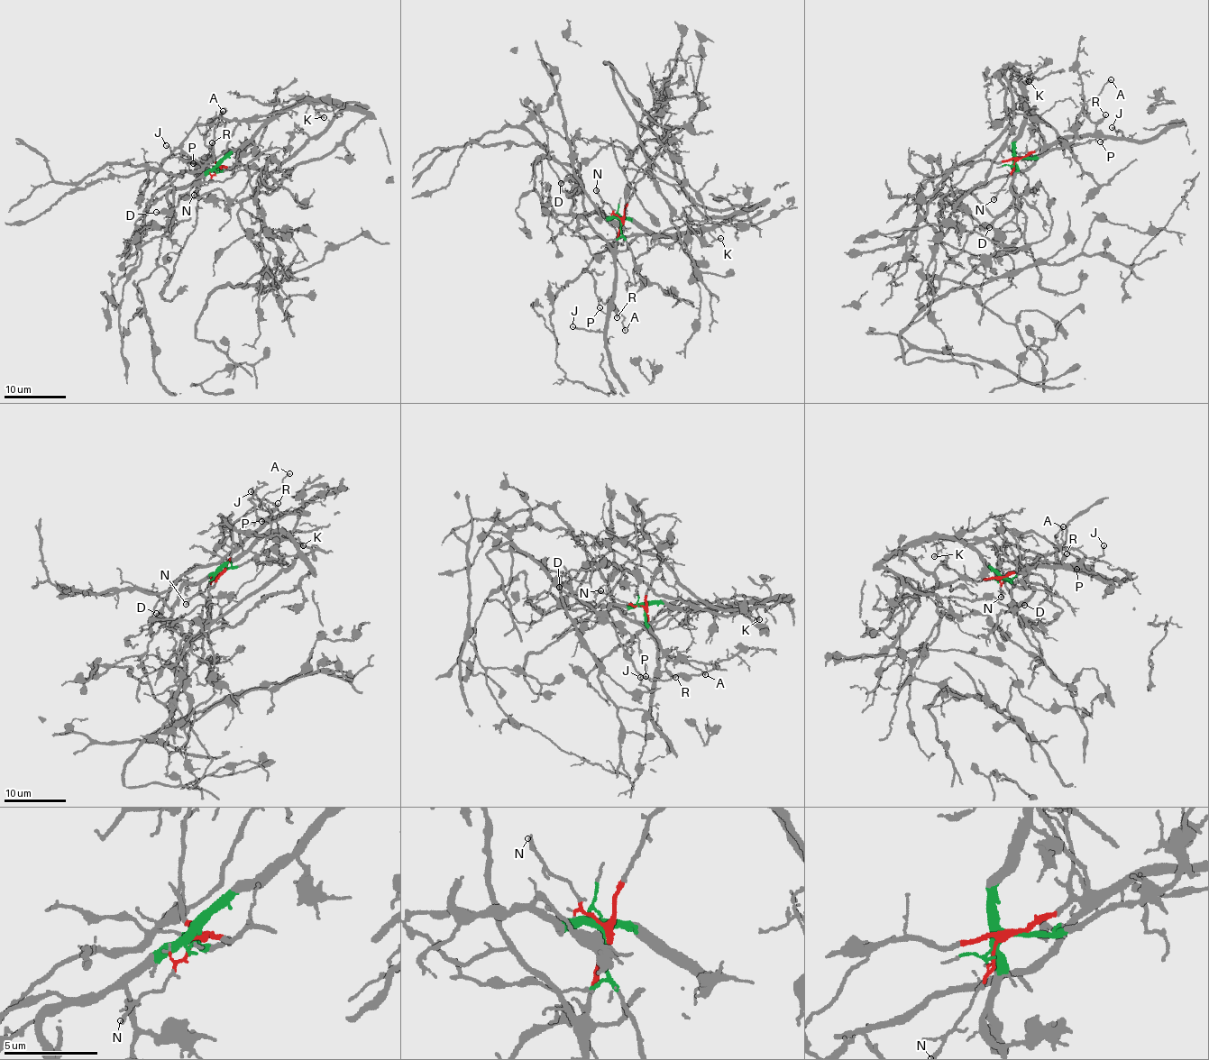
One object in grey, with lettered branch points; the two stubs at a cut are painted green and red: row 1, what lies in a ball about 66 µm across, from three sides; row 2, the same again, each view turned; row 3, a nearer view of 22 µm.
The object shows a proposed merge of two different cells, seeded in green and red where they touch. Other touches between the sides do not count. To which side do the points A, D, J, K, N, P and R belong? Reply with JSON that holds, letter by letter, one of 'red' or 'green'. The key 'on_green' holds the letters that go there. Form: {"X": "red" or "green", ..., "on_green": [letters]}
{"A": "red", "D": "green", "J": "red", "K": "green", "N": "red", "P": "red", "R": "red", "on_green": ["D", "K"]}

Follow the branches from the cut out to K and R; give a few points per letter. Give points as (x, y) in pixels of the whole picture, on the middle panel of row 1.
K: (620, 222), (624, 218), (637, 222), (651, 232), (670, 236), (707, 231), (720, 238)
R: (622, 222), (616, 245), (613, 300), (618, 317)

